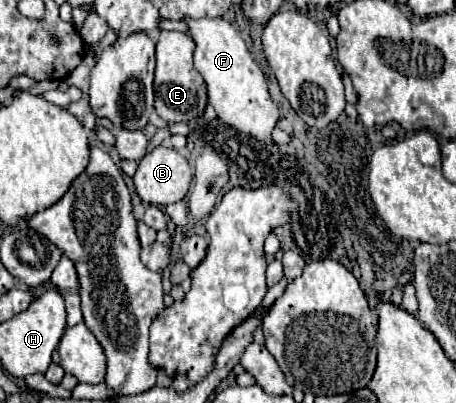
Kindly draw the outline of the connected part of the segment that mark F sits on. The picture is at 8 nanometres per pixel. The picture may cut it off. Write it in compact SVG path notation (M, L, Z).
M217 17L217 19L185 19L189 25L189 35L197 43L195 49L195 69L203 75L207 83L209 93L209 105L217 111L217 117L237 129L239 133L245 133L249 137L255 137L263 145L275 145L273 141L273 129L279 123L279 107L271 99L265 75L261 67L253 61L253 55L249 53L245 41L235 31L235 27Z

